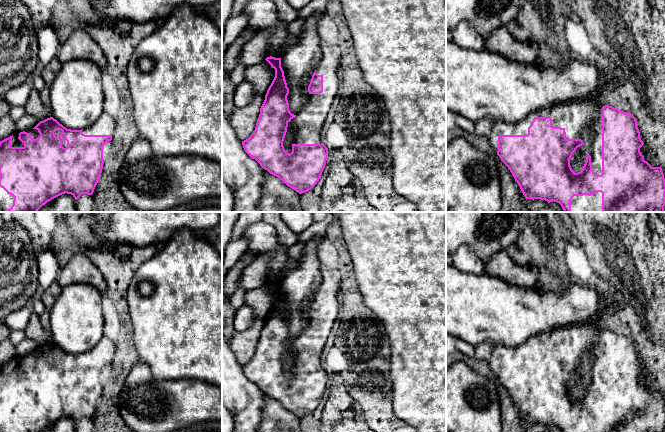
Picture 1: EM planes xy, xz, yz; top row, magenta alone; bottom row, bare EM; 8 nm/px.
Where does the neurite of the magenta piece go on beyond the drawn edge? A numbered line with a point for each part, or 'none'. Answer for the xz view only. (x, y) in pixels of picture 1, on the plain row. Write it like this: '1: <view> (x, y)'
1: xz (307, 351)

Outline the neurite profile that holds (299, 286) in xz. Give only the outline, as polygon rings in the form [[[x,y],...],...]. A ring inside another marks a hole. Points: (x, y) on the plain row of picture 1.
[[[313,238],[305,242],[297,267],[288,271],[281,280],[281,291],[289,312],[289,334],[294,339],[307,327],[310,319],[308,310],[323,281],[317,256],[317,247],[323,239]]]

